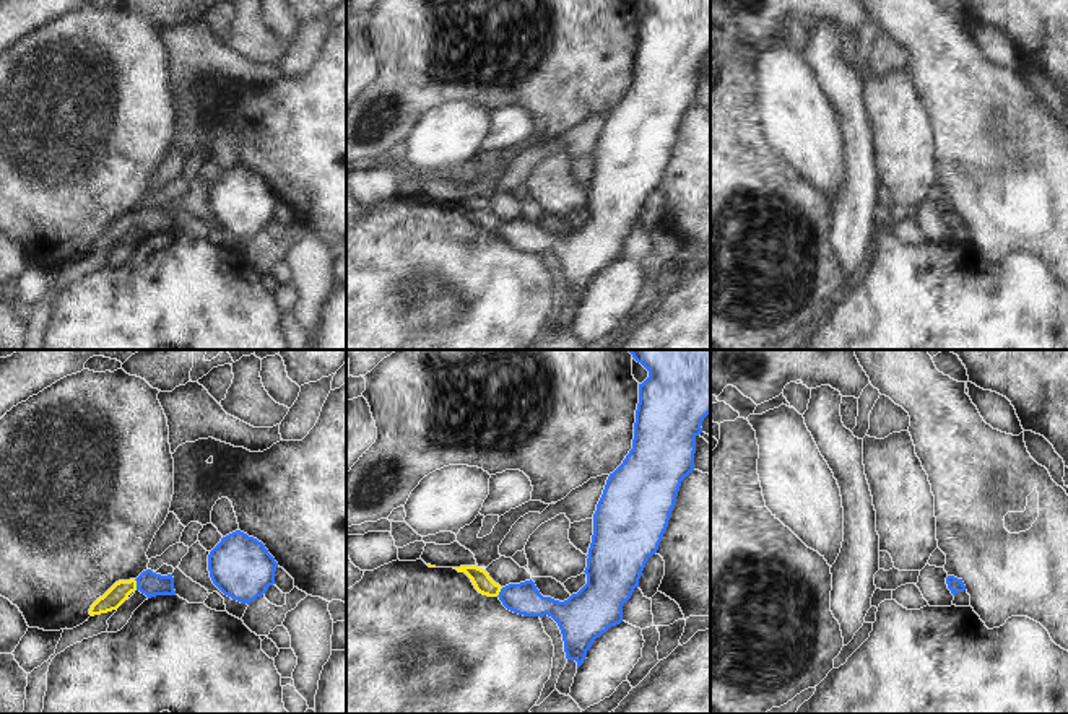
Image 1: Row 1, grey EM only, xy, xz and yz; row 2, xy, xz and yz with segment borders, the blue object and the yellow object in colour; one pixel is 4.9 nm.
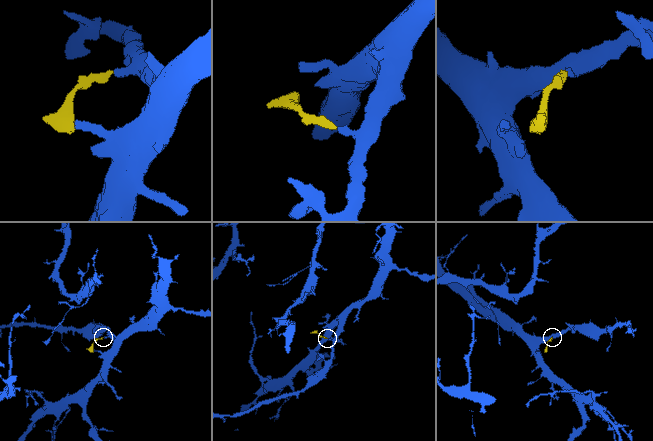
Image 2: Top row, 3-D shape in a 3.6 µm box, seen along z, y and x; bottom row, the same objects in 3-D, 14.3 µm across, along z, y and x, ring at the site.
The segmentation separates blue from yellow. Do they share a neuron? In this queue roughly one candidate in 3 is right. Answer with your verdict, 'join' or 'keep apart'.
join

